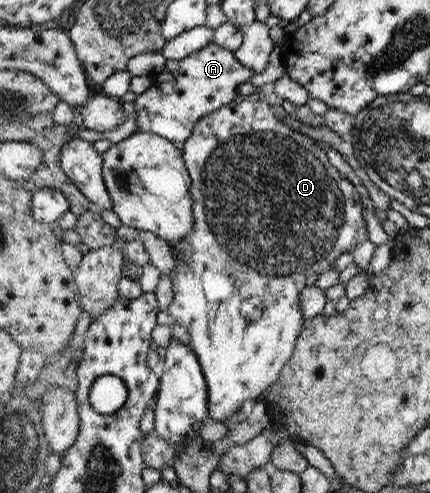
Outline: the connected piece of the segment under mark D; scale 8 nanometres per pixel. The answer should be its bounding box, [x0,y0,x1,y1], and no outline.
[159,89,368,422]

